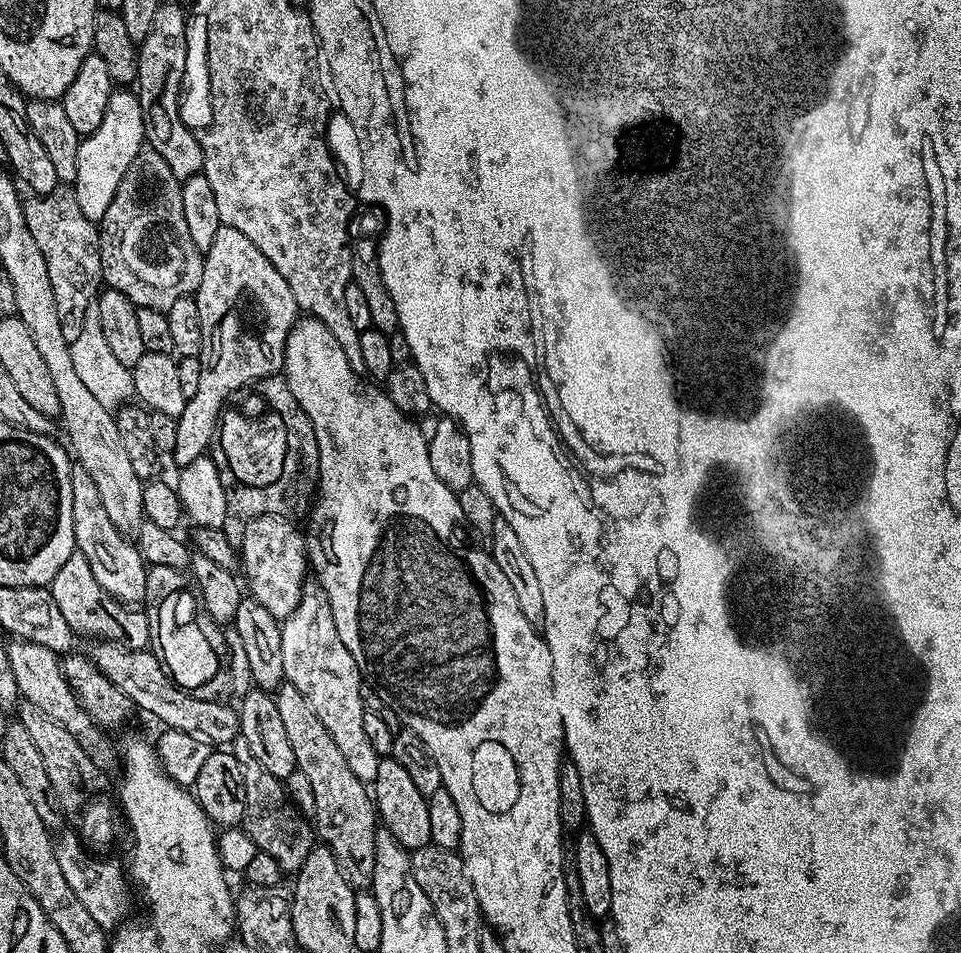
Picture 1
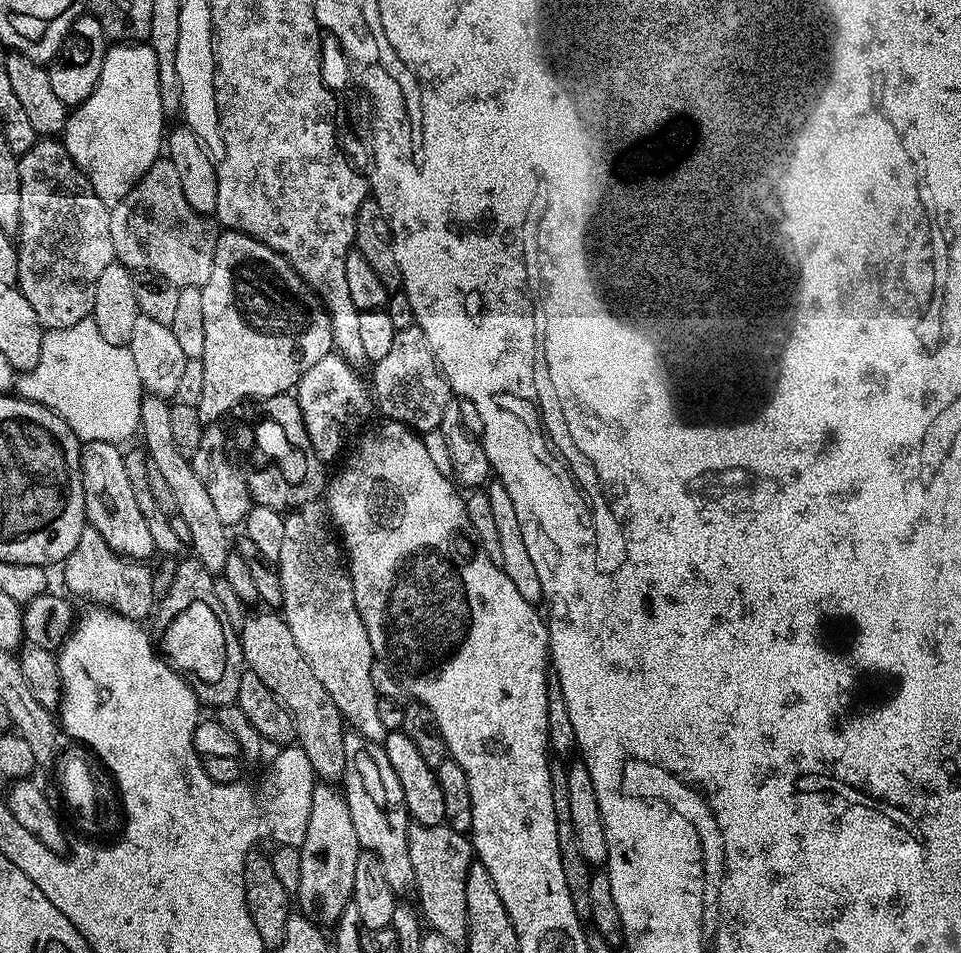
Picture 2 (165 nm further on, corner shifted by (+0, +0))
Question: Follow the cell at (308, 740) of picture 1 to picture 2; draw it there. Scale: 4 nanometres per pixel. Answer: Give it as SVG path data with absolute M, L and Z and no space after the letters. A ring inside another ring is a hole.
M272 610L260 611L264 612L248 614L238 632L247 671L258 674L262 683L283 702L286 710L290 710L298 747L306 750L306 758L310 758L310 766L317 777L324 782L343 781L346 721L338 706L334 706L334 698L326 694L326 686L322 686L314 670L310 670L310 662L306 662L302 650L298 650L298 642L294 642L294 634L290 634L290 626L286 626L283 615L276 613L275 616Z

